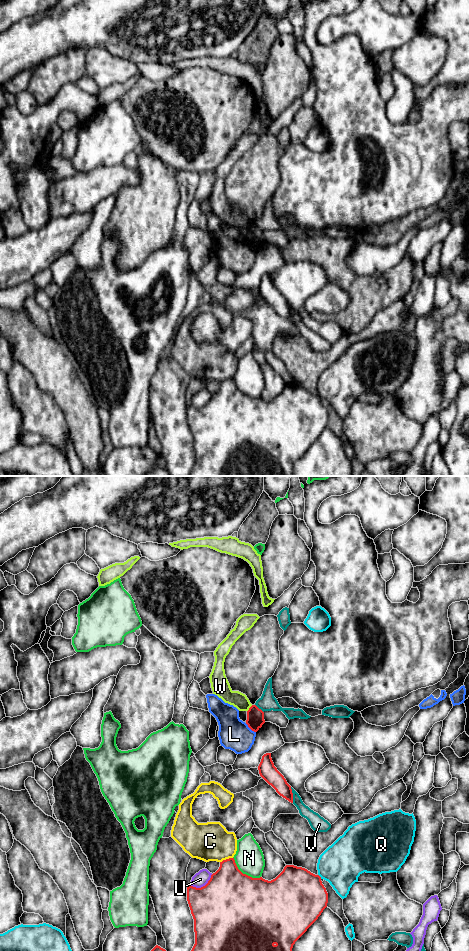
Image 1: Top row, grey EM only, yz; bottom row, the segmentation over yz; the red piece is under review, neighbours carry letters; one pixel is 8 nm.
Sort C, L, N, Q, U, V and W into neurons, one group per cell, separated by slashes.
C / L / N / Q / U / V / W

